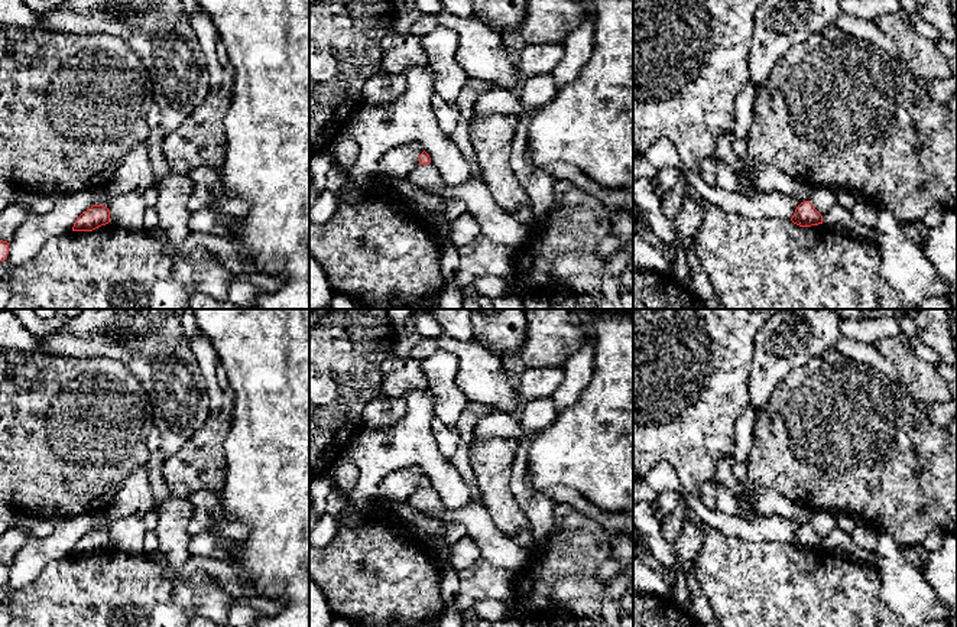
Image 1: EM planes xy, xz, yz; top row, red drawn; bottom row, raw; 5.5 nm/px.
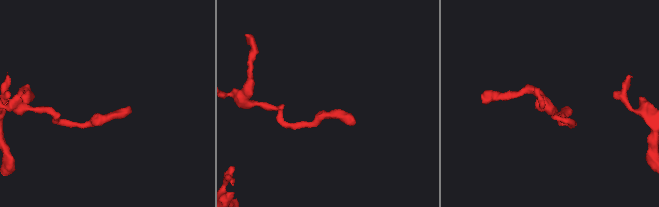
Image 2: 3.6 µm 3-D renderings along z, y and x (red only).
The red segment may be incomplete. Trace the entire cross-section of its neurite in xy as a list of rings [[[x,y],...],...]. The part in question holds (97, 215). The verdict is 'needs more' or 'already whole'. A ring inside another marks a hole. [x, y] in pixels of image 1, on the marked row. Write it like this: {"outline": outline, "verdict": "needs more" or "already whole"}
{"outline": [[[93,205],[75,221],[72,231],[93,231],[110,222],[110,209],[103,205]]], "verdict": "already whole"}

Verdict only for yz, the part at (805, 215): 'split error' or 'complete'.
complete

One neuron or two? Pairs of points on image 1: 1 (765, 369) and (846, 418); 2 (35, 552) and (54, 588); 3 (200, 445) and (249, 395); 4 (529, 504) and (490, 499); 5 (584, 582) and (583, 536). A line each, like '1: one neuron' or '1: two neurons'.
1: two neurons
2: two neurons
3: two neurons
4: two neurons
5: one neuron

